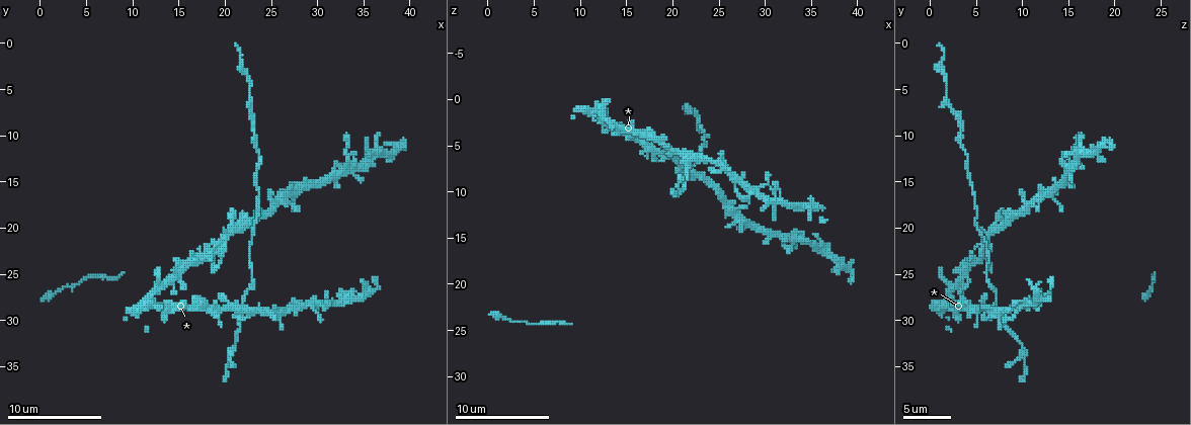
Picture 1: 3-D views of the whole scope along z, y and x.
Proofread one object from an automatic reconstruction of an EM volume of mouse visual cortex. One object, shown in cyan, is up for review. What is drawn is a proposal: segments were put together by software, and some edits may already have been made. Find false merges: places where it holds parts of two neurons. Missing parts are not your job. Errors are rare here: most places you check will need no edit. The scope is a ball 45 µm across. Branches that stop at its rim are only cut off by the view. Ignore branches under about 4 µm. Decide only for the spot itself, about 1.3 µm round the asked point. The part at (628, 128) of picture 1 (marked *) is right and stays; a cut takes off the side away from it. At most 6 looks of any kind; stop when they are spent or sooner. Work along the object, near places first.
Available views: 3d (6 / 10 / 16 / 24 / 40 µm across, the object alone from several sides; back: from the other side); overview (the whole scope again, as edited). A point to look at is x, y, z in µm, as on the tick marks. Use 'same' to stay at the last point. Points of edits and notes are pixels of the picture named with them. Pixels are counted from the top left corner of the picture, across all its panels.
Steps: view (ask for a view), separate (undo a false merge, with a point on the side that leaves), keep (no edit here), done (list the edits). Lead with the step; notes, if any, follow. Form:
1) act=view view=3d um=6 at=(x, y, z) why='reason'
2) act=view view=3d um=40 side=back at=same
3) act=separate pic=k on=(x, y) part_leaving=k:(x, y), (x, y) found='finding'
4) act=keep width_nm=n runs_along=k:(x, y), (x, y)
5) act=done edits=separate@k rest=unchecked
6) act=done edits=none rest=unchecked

act=view view=3d um=10 at=(22.8, 25.4, 6.2) why='calibre changes'

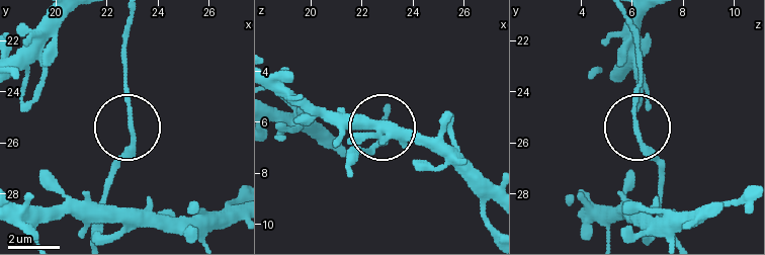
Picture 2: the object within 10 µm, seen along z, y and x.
act=view view=3d um=6 at=(22.9, 25.4, 6.2)

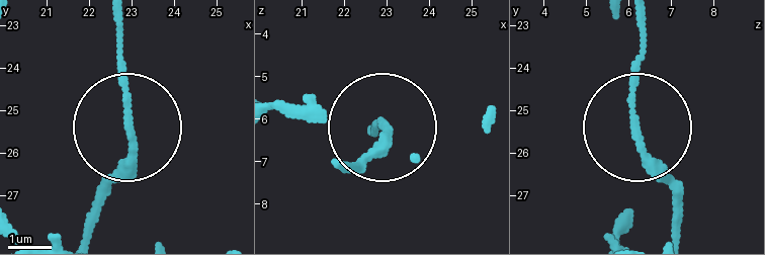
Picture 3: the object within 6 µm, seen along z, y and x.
act=keep runs_along=3:(678, 234), (675, 190), (634, 113), (646, 16) found='one neuron here'

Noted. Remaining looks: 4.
act=view view=3d um=10 at=(21.8, 29.8, 6.8)

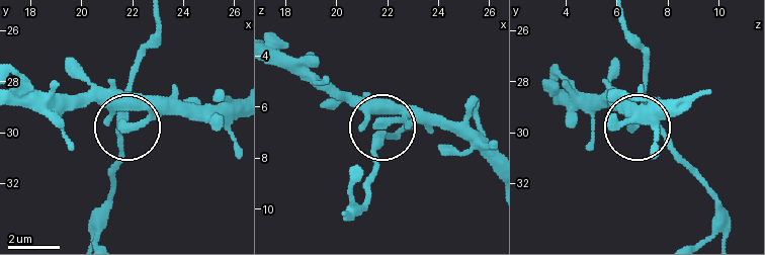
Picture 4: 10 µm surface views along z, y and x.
act=keep side_arm_um=19 runs_along=4:(273, 52), (351, 97), (377, 123), (466, 123) found='all the same neuron'

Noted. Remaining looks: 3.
act=view view=3d um=6 at=(5.6, 25.4, 24.2) why='thick turns thin'

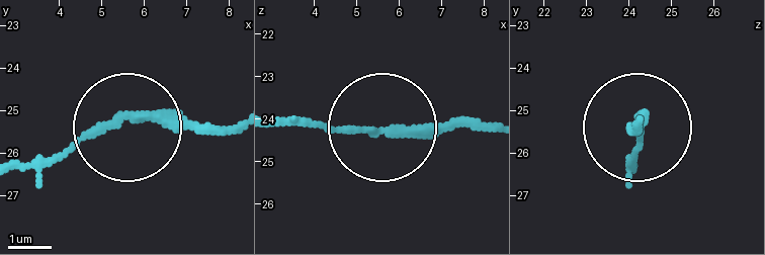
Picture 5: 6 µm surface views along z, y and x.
act=view view=3d um=6 side=back at=(5.55, 25.20, 24.35) why='other side'

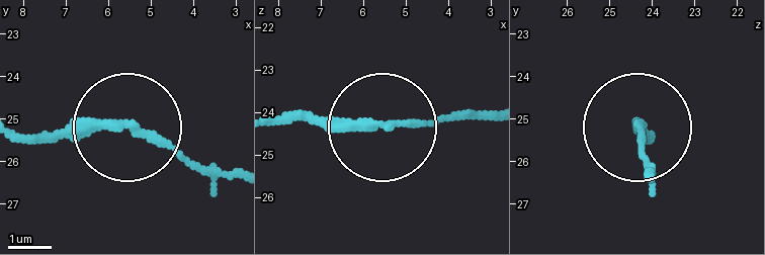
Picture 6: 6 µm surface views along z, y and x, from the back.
act=keep width_nm=190 found='one neuron here'

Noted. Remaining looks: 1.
act=done edits=none rest=unchecked

